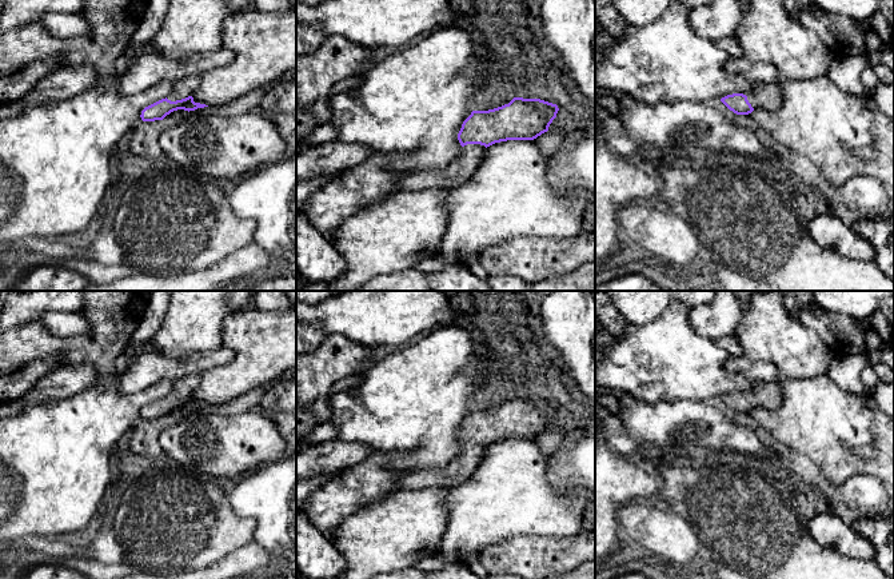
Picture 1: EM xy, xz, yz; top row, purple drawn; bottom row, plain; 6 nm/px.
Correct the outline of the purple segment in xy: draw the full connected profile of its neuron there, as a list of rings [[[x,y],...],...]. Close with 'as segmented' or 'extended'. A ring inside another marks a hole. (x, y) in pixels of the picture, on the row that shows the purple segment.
[[[188,75],[173,83],[169,95],[141,111],[143,121],[163,120],[173,111],[195,111],[197,108],[208,107],[205,104],[195,103],[192,95],[197,91],[200,84],[200,75]]]; extended

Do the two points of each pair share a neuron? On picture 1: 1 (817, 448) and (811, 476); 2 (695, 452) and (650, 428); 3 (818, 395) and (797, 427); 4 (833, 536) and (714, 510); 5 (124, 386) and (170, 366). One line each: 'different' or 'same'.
1: different
2: different
3: same
4: different
5: same

